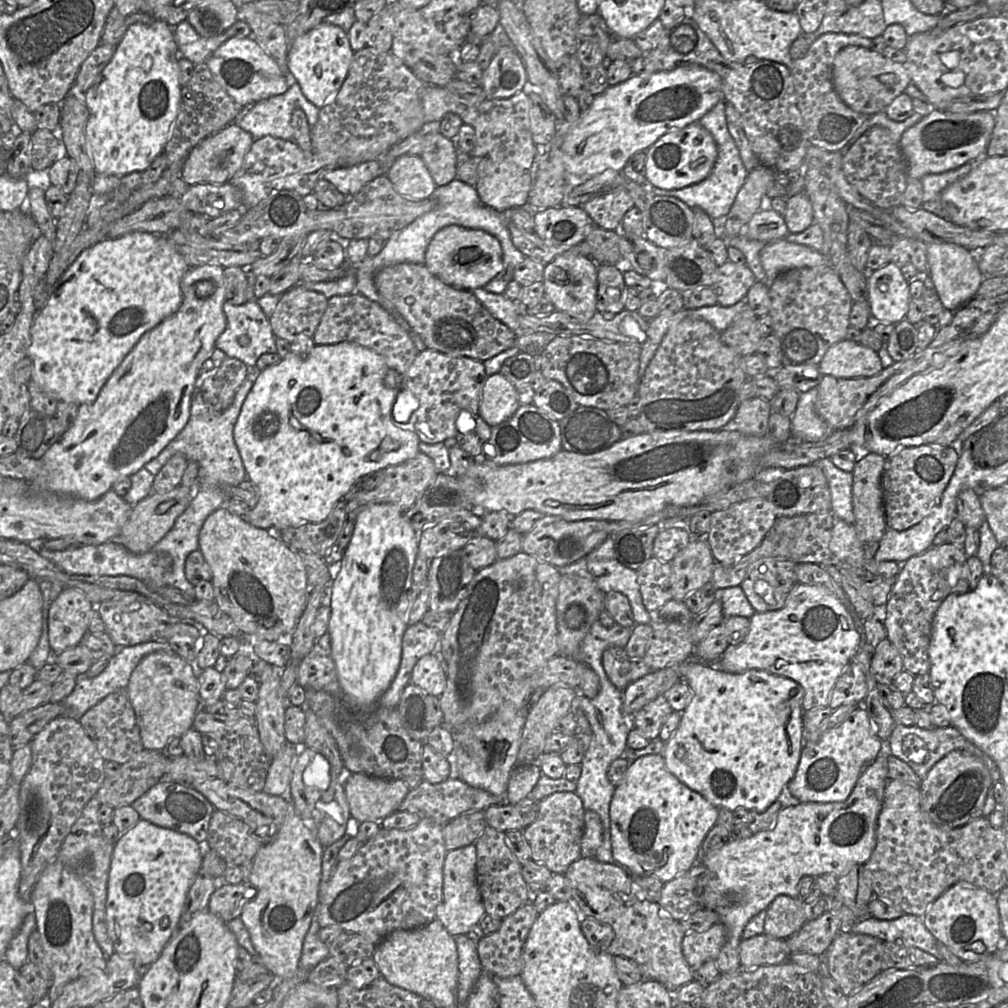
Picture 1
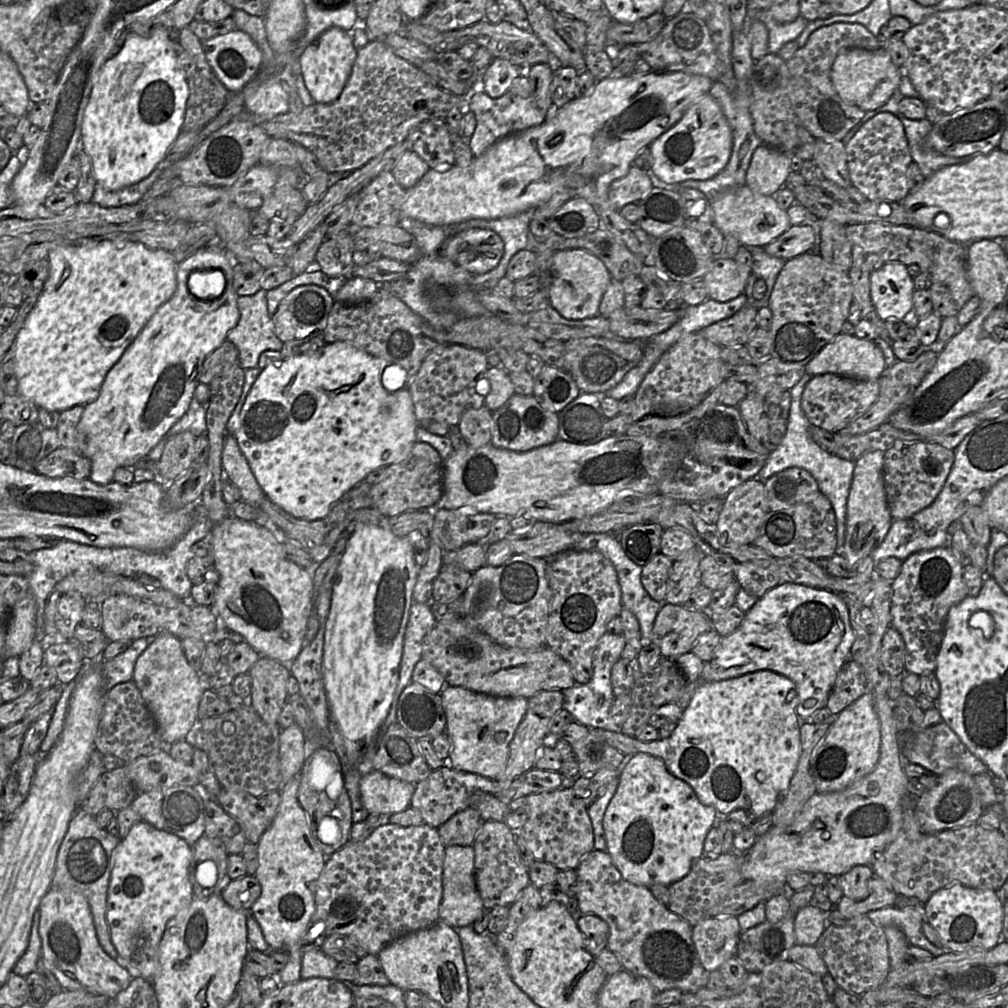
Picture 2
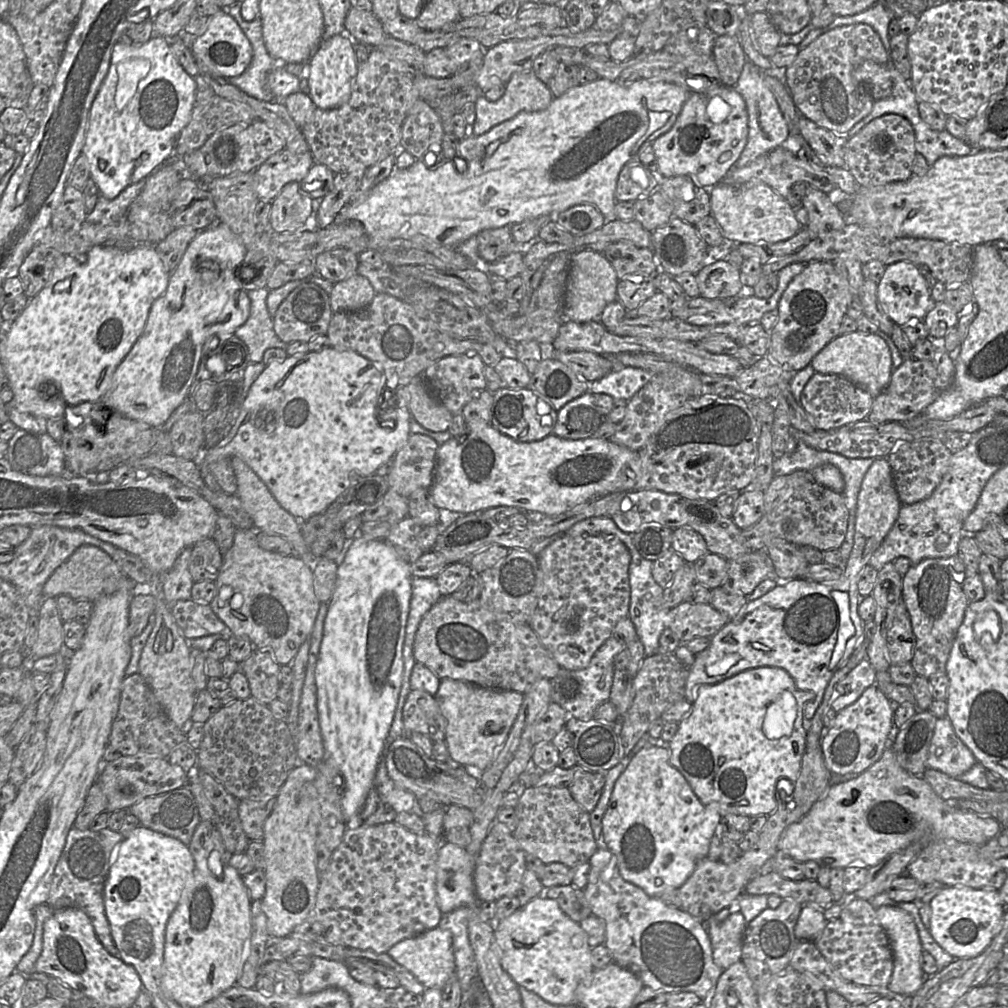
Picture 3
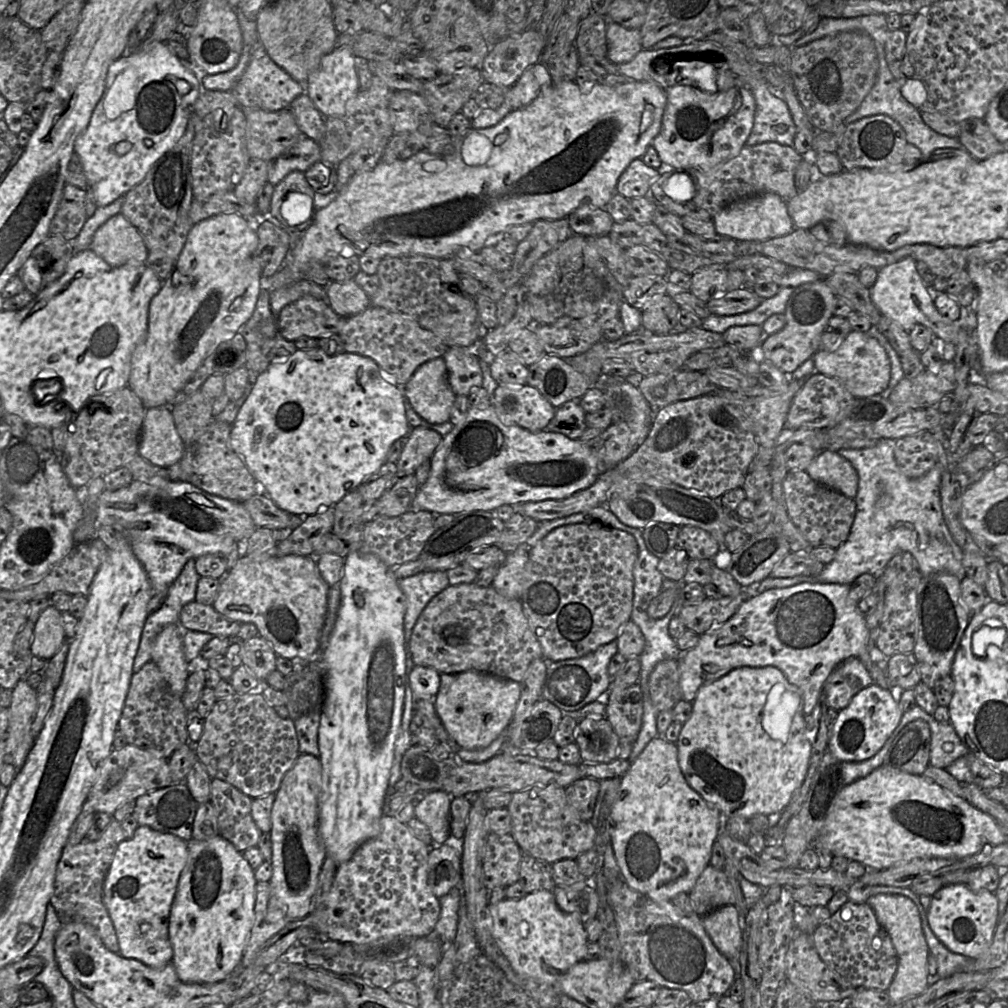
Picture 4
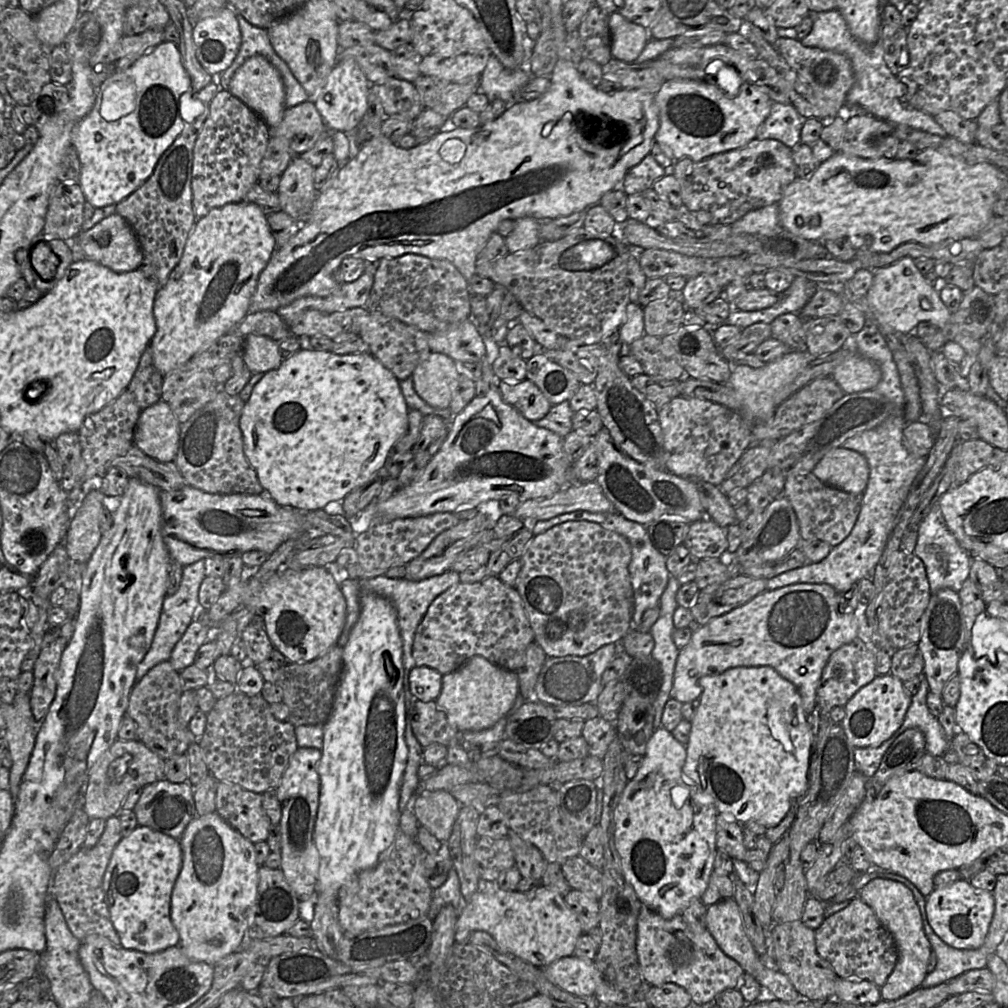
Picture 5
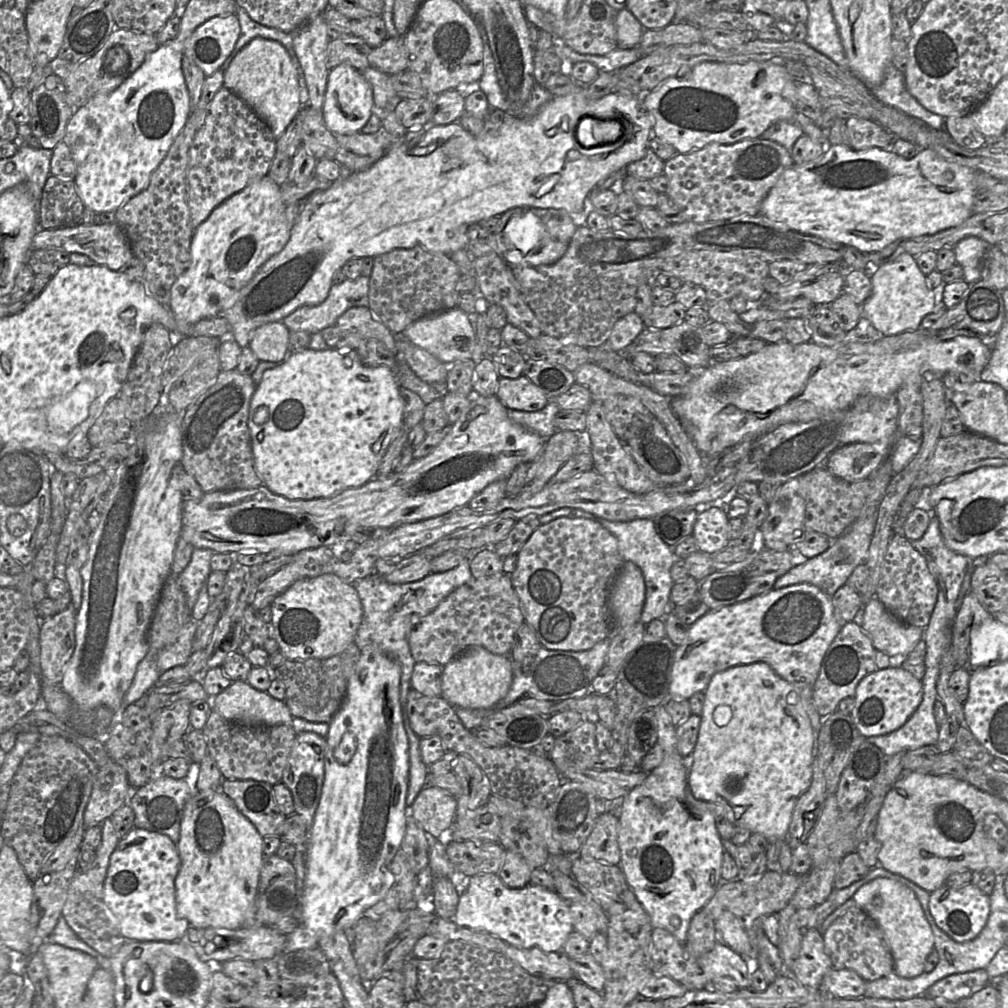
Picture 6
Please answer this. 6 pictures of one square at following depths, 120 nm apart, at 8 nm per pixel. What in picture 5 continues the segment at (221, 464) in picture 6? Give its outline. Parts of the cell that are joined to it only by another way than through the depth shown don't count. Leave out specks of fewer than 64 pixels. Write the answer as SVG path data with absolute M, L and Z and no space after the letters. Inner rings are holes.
M220 387L213 400L180 424L179 448L174 463L189 486L211 494L262 494L264 489L244 452L243 436L239 427L244 406L245 402L239 395L229 395Z

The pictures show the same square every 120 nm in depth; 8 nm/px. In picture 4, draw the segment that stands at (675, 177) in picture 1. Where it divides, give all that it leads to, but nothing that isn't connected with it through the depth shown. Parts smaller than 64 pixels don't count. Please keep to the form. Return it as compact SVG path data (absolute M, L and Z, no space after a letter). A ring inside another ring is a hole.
M677 85L666 89L667 104L662 116L658 135L652 146L663 163L676 170L708 170L739 154L746 145L754 124L755 99L747 86L718 90L717 86L699 88L691 85Z

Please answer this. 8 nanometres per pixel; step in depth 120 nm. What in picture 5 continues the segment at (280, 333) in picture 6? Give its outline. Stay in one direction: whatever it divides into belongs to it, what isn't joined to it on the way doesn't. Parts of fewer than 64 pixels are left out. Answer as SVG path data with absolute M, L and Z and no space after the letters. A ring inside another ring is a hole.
M258 334L245 337L242 356L252 374L276 370L283 361L279 353L279 342Z

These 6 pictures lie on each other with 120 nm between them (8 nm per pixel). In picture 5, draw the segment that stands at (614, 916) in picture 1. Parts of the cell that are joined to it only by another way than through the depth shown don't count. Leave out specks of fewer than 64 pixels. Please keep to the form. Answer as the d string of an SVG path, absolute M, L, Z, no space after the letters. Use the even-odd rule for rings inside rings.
M645 905L641 906L637 920L636 953L645 983L675 983L688 992L693 1005L712 1004L721 991L738 988L745 973L721 950L706 928L689 924L682 914L665 919Z

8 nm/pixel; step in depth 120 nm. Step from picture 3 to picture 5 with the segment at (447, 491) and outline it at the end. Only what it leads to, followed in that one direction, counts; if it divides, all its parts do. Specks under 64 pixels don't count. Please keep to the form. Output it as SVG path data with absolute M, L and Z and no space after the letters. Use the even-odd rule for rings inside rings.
M467 319L444 331L429 333L428 344L432 352L445 354L456 363L480 362L487 393L483 397L475 396L452 418L447 437L422 474L407 487L397 489L387 501L377 504L377 514L380 516L378 518L413 518L438 512L457 513L459 510L477 508L489 500L499 500L510 491L518 492L522 502L550 497L566 488L571 483L573 464L563 451L563 438L551 430L535 426L504 401L498 388L502 380L494 374L486 358L485 346L475 322Z

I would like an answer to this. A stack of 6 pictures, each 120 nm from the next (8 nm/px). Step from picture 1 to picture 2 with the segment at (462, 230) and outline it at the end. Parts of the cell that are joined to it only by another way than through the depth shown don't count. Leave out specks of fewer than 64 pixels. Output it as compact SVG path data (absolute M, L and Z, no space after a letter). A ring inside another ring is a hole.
M470 228L448 238L441 247L442 256L471 274L494 269L504 253L504 242L492 230Z

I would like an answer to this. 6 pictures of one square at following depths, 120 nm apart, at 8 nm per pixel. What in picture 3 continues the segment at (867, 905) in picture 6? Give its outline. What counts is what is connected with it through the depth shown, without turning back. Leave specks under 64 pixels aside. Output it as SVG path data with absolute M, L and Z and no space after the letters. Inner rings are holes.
M880 906L876 909L876 915L886 931L893 949L893 972L887 986L894 993L911 997L922 986L926 977L921 966L921 954L924 949L921 945L917 927L908 912L895 906Z

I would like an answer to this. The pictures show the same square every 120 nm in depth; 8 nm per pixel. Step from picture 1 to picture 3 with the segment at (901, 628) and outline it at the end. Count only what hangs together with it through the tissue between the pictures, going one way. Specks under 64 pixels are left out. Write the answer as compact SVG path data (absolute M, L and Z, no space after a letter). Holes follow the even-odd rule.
M957 556L928 558L912 565L903 576L902 600L916 639L910 664L918 676L929 679L945 674L950 651L969 604L962 588L965 569Z

